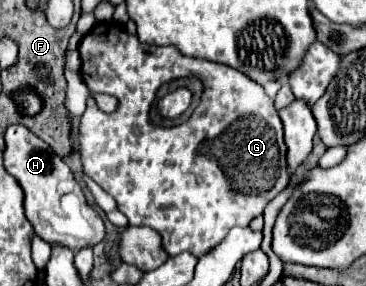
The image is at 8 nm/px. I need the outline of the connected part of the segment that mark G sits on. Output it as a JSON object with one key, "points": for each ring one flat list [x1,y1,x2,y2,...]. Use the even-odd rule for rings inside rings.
{"points":[[99,22,89,34,85,34,85,38,79,44,79,54,81,54,81,78,83,82,89,86,91,94,93,92,105,92,111,94,115,98,119,98,119,106,113,114,105,114,97,108,95,100,89,98,87,100,87,110,81,118,81,126,79,126,79,152,81,152,81,162,85,168,85,174,95,180,107,194,111,194,119,206,119,210,129,218,131,226,149,226,153,230,157,230,163,238,163,248,169,256,177,256,179,252,191,252,193,256,203,256,203,252,207,252,207,248,213,248,215,244,219,244,219,240,223,240,223,236,227,236,227,232,233,226,249,226,249,222,263,214,263,208,289,184,289,176,287,176,287,146,283,142,283,126,279,120,279,114,273,106,273,100,265,94,261,84,255,84,253,80,247,80,241,72,235,72,235,68,231,70,225,64,217,64,217,62,207,62,203,58,187,58,179,52,175,52,175,48,167,48,167,46,153,46,153,44,141,44,137,40,135,34,129,34,125,30,123,24,115,24,115,22],[185,76,197,76,203,82,203,94,201,94,201,104,195,108,195,112,191,114,191,118,183,124,171,126,171,128,159,128,153,126,149,122,149,108,156,99,157,90,161,85,168,83,174,79,185,78]]}

